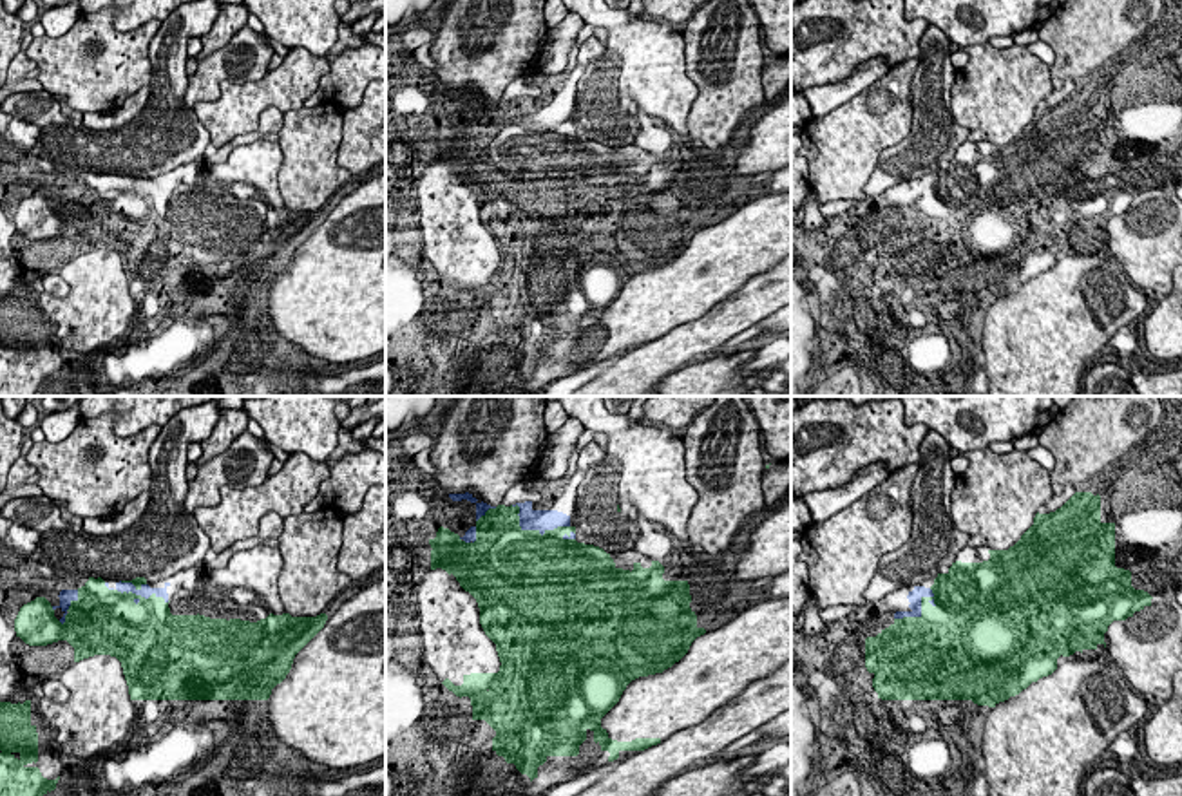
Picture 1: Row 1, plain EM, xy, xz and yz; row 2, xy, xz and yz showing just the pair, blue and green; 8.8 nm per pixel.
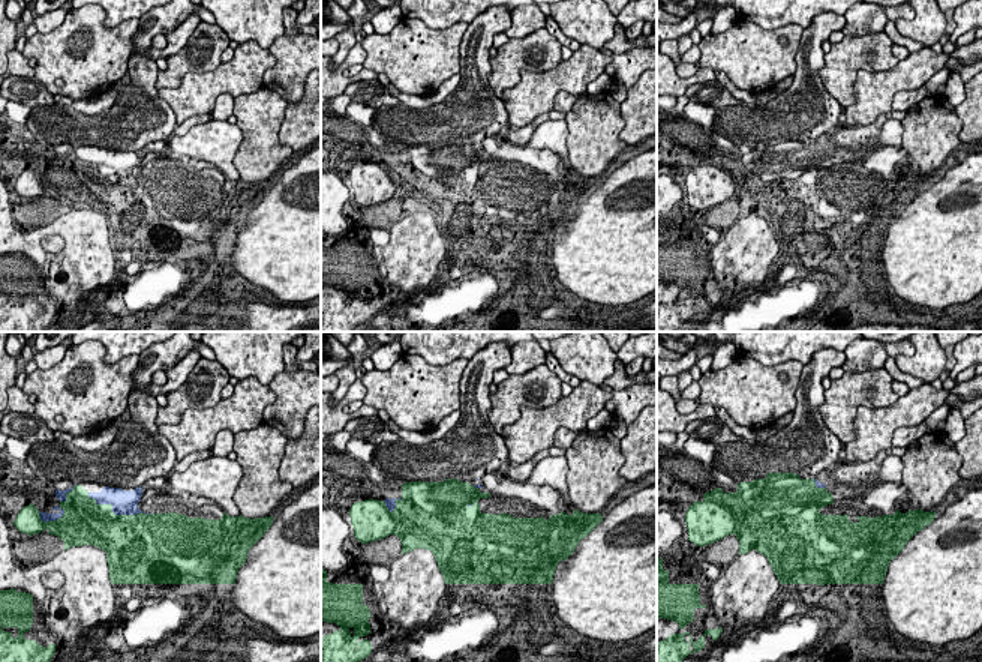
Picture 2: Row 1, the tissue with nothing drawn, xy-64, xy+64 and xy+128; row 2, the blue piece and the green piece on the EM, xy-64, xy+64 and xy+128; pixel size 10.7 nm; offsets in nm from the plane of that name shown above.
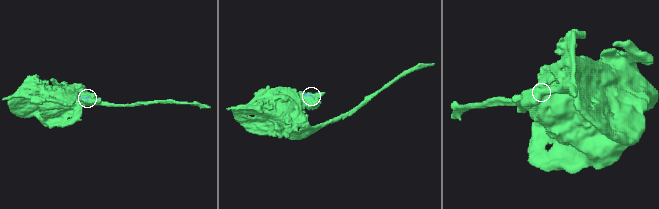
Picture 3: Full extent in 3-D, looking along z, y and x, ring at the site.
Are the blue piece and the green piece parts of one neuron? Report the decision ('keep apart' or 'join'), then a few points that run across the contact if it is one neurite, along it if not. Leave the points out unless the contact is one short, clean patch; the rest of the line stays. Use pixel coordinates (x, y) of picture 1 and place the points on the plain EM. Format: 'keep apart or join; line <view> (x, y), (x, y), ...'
keep apart

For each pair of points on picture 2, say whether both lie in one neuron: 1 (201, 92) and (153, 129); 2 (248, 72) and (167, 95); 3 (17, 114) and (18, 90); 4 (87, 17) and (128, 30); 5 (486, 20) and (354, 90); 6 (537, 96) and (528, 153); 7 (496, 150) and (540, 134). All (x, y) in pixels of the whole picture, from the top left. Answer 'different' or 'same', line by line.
1: different
2: same
3: different
4: same
5: different
6: different
7: different

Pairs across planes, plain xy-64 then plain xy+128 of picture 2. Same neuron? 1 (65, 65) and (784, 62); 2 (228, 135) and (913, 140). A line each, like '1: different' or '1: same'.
1: same
2: different

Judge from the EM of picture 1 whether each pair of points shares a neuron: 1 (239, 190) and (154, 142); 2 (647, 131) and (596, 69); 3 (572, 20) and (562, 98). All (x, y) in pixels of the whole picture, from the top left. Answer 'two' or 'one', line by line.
1: one
2: one
3: two

